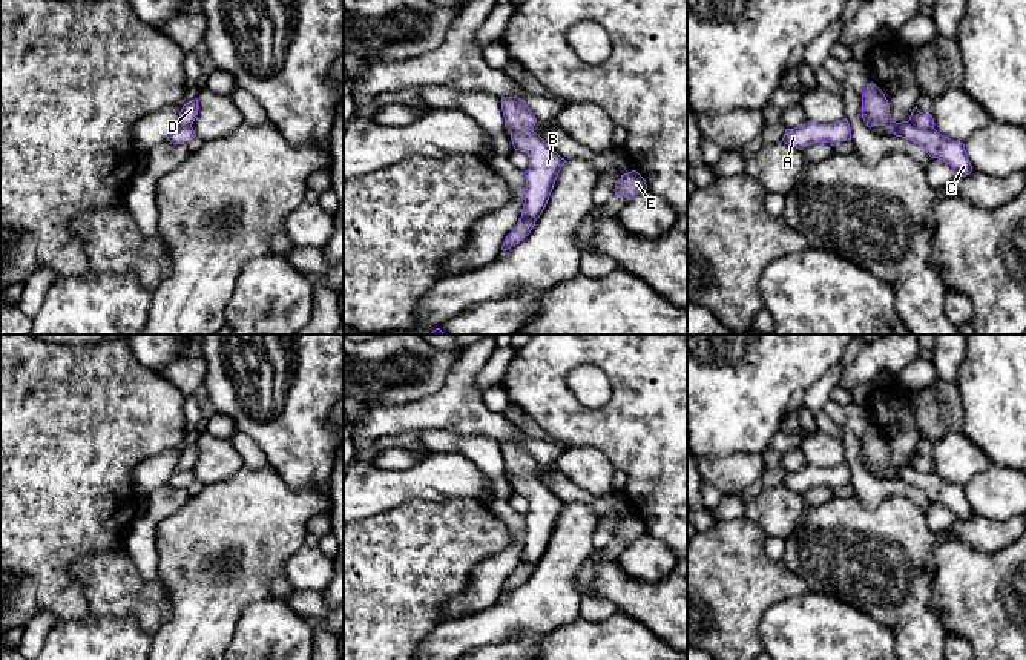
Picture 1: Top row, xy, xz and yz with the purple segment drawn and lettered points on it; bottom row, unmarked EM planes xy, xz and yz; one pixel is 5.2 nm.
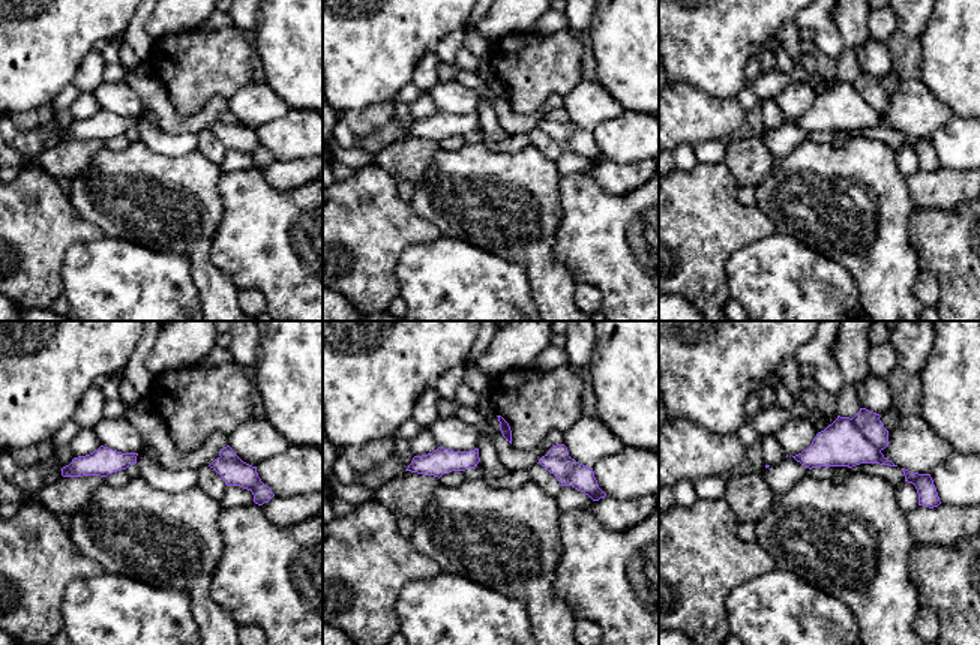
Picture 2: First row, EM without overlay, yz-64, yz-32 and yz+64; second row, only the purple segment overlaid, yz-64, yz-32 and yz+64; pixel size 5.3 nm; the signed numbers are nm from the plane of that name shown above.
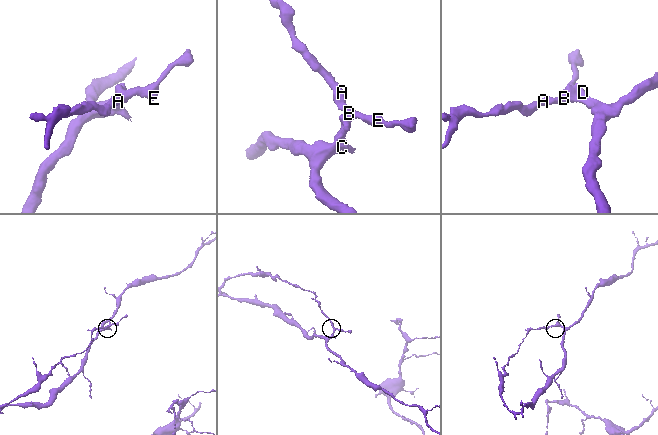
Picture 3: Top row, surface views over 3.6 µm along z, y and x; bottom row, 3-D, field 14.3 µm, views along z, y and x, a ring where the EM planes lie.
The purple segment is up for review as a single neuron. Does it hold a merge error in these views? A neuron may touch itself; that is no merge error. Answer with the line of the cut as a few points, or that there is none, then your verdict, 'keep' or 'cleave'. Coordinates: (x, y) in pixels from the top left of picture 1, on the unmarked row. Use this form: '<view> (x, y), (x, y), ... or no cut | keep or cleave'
yz (908, 464), (920, 471), (933, 473) | cleave

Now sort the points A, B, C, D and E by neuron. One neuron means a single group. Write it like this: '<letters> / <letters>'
A B C E / D

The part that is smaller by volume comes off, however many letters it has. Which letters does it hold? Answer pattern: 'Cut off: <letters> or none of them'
Cut off: A, B, C, E

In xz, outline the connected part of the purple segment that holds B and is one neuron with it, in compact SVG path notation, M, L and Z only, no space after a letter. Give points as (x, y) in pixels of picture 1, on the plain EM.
M501 442L501 454L514 493L526 497L529 502L529 513L525 516L526 534L520 563L535 566L548 548L566 503L532 474L537 462L521 442Z

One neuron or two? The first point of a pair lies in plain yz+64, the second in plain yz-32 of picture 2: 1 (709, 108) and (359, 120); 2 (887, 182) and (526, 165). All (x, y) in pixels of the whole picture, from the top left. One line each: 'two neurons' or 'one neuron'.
1: one neuron
2: one neuron

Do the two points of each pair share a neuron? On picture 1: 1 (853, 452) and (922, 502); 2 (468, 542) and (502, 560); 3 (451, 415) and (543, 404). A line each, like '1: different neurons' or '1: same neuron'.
1: same neuron
2: different neurons
3: different neurons

